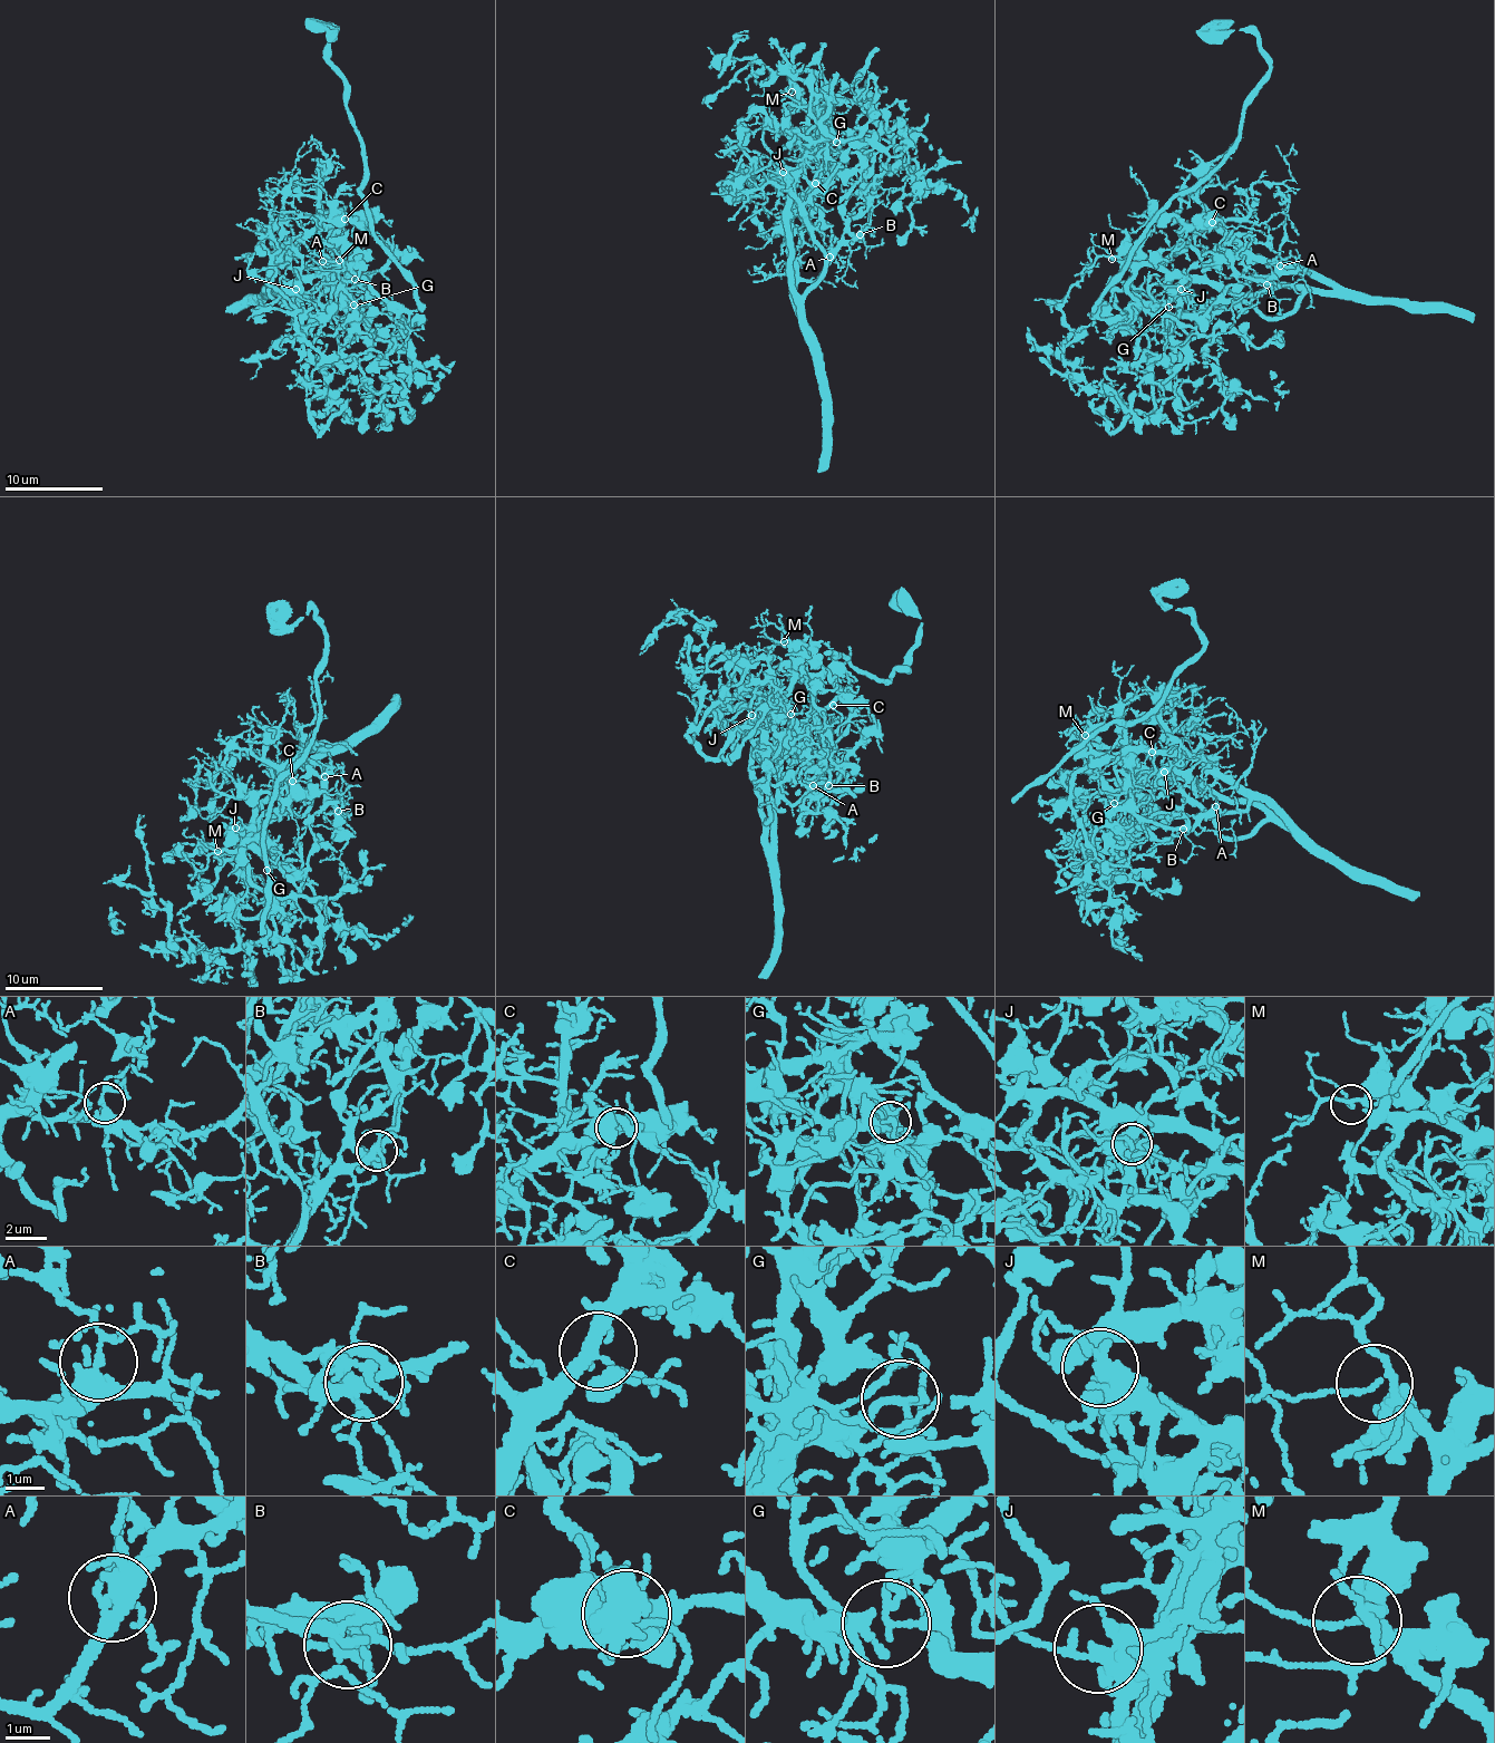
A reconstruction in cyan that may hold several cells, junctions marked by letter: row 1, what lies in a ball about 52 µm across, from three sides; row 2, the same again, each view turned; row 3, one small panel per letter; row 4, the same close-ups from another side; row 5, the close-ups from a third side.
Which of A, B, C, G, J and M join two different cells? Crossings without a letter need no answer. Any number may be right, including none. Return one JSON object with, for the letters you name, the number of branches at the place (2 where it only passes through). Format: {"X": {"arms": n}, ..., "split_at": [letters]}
{"B": {"arms": 8}, "G": {"arms": 4}, "split_at": ["B", "G"]}

